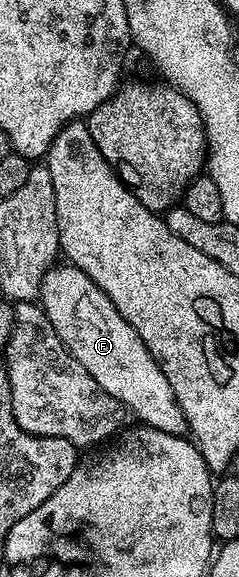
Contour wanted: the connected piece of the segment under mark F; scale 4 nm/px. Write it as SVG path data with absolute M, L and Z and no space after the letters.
M68 263L48 269L41 280L39 304L59 339L69 348L70 355L87 367L87 375L91 375L107 395L121 402L132 416L134 413L140 424L178 435L186 432L185 416L179 403L173 400L172 393L162 391L150 401L145 398L145 377L160 382L161 371L135 327L119 315L115 303L107 299L105 292L82 269Z

